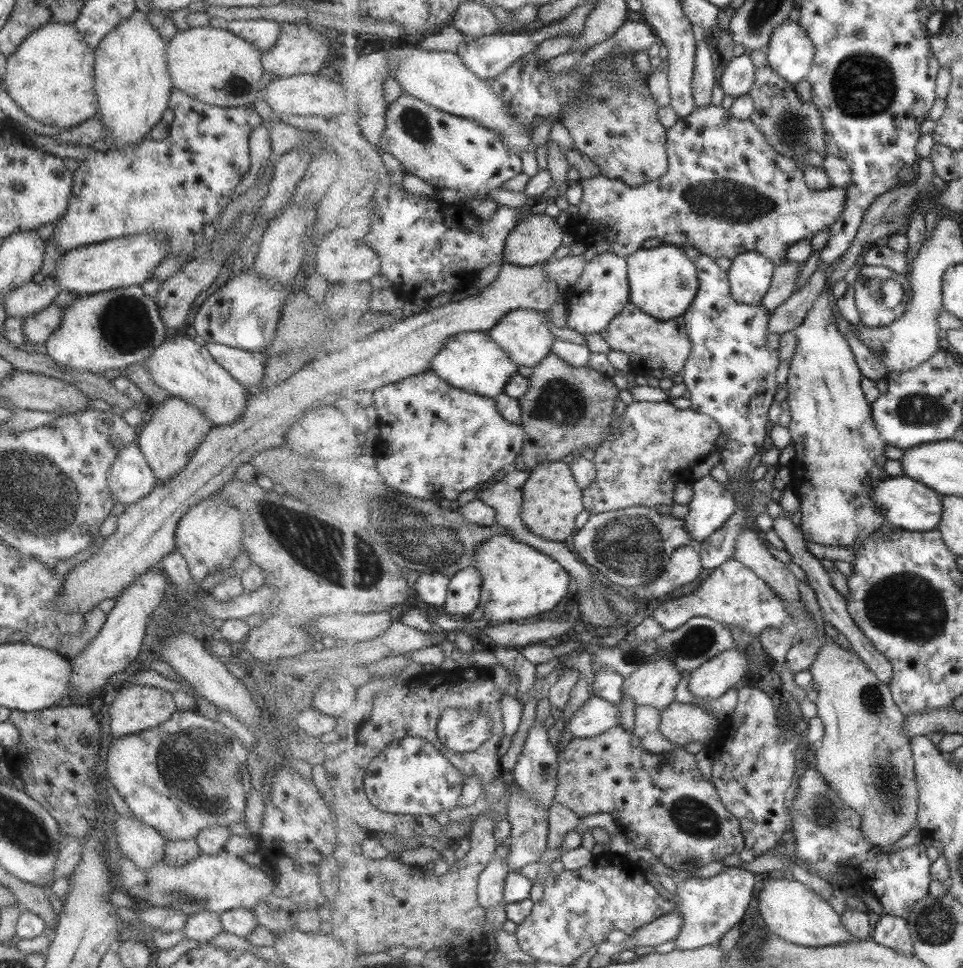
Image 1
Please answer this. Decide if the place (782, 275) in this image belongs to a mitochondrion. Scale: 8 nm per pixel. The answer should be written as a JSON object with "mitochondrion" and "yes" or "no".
{"mitochondrion":"no"}

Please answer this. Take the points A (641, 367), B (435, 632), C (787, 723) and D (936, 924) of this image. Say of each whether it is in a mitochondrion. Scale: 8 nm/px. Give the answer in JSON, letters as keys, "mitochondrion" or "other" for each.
{"A":"other","B":"other","C":"other","D":"mitochondrion"}

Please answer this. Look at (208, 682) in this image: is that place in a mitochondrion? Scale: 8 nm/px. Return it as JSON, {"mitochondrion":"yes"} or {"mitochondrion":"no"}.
{"mitochondrion":"no"}

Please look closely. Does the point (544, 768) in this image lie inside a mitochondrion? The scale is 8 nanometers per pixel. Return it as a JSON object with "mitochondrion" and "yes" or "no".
{"mitochondrion":"yes"}

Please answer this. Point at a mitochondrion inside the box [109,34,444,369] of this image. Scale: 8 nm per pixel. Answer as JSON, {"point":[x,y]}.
{"point":[415,124]}

